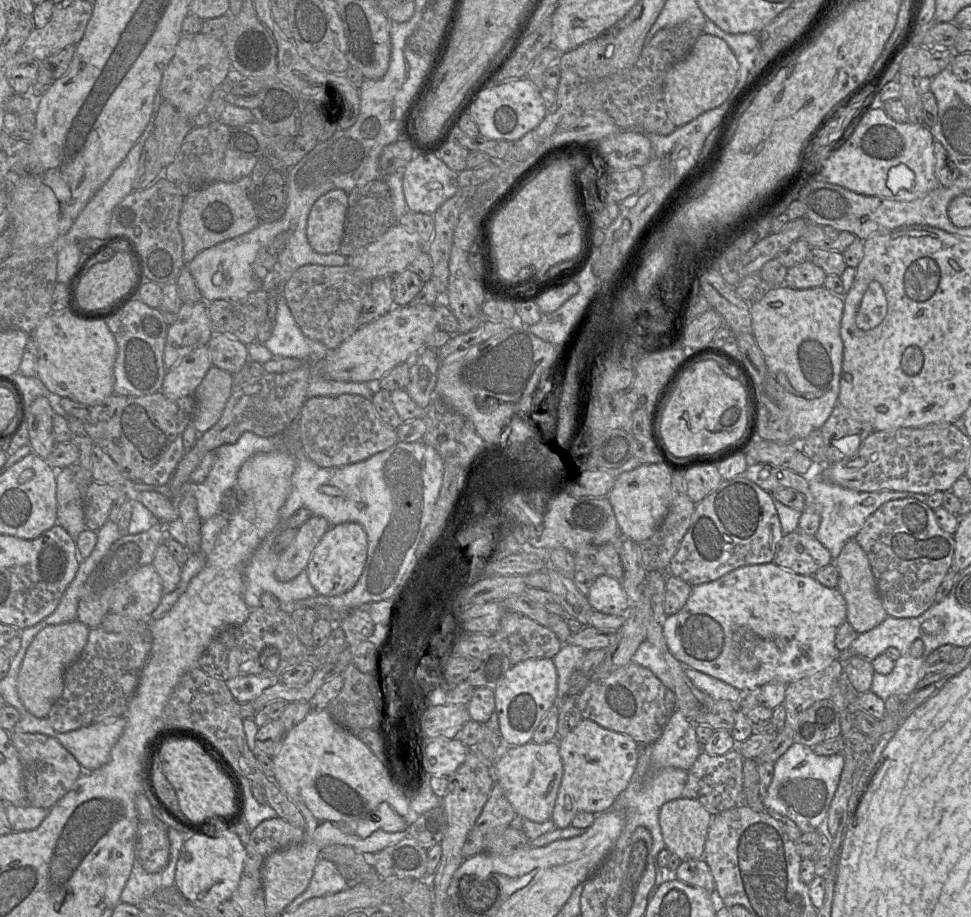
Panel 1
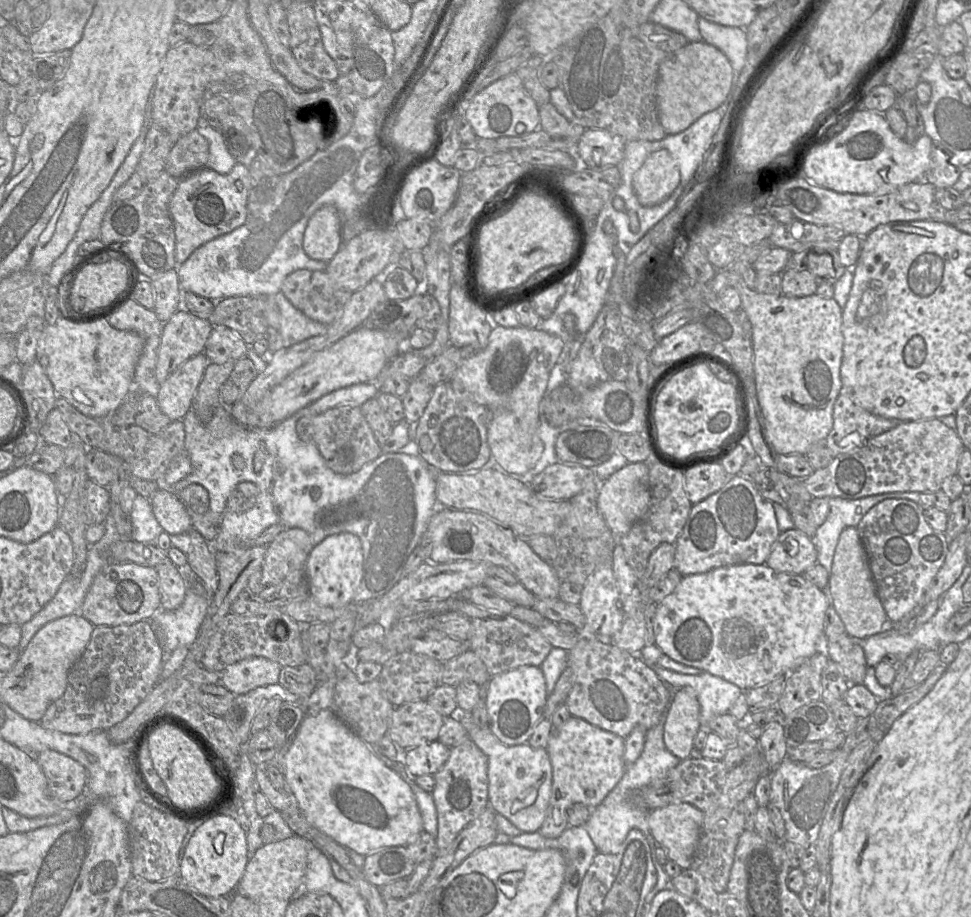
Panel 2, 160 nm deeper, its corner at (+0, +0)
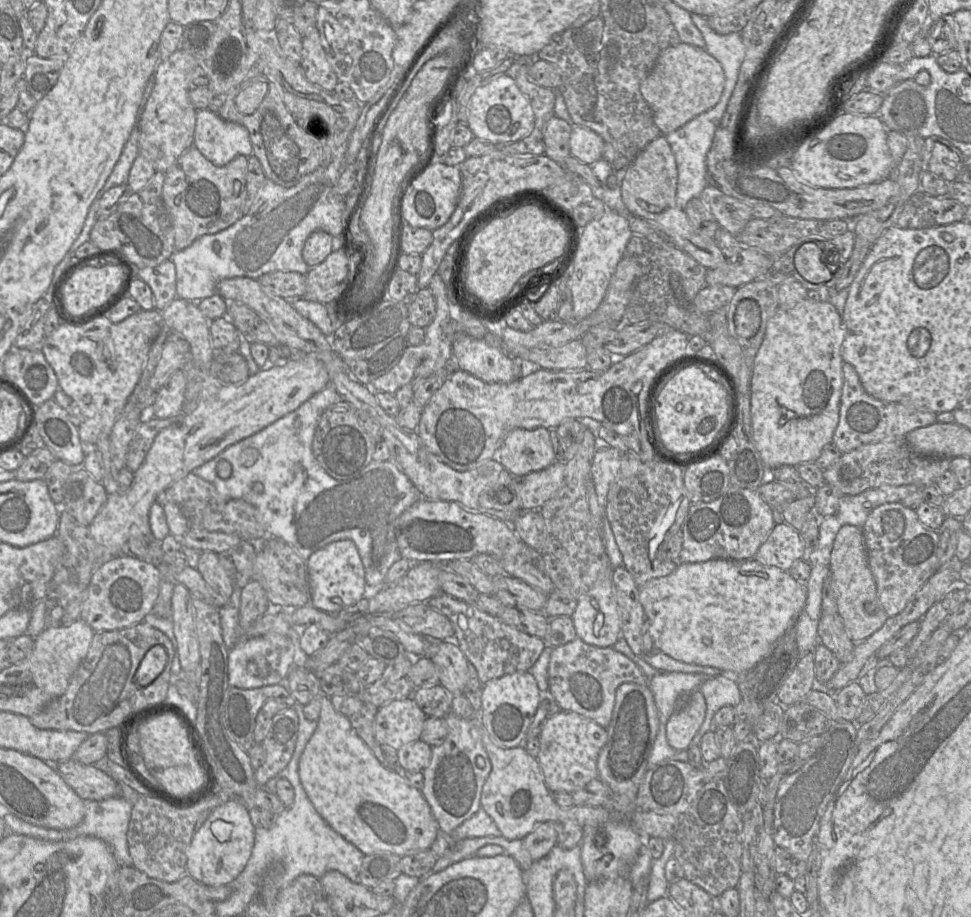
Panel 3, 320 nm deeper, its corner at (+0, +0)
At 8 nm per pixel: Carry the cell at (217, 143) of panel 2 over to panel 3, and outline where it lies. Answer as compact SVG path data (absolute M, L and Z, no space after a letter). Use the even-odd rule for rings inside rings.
M208 109L197 110L193 145L216 166L225 166L238 155L249 157L253 154L248 130L242 125L223 120Z

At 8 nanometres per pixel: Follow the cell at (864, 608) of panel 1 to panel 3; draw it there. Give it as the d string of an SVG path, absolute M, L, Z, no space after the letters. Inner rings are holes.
M847 524L839 529L831 552L830 574L836 585L838 613L846 631L855 643L861 642L879 630L889 617L878 599L862 528Z

